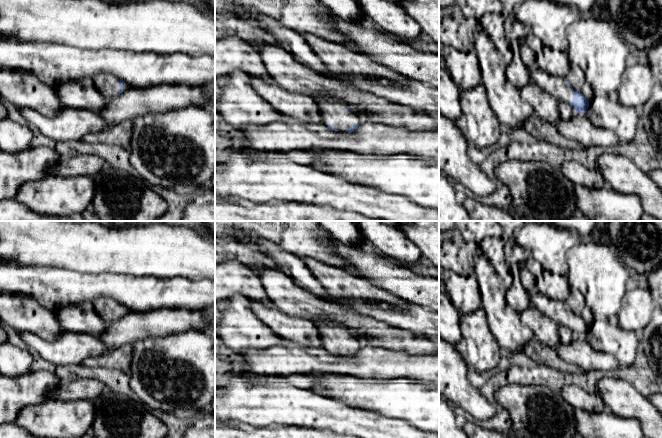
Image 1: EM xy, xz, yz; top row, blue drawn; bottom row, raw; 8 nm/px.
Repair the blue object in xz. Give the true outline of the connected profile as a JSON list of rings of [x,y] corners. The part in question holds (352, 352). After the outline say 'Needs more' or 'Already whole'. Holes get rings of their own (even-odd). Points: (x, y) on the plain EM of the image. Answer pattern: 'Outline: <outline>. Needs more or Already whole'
Outline: [[[336,322],[315,323],[323,341],[323,346],[333,355],[351,356],[362,346],[360,341],[348,333],[347,328]]]. Needs more

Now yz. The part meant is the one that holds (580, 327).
Outline: [[[534,290],[531,292],[531,305],[559,325],[568,326],[577,337],[586,337],[589,325],[582,317],[575,315],[565,302],[550,299],[545,294]]]. Needs more

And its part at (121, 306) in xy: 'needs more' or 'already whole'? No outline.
needs more

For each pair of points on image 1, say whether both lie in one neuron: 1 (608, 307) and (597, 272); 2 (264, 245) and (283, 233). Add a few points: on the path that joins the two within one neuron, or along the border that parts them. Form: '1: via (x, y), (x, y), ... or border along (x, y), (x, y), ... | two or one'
1: via (604, 298), (602, 281) | one
2: border along (248, 234), (257, 234), (269, 239), (290, 254) | two

